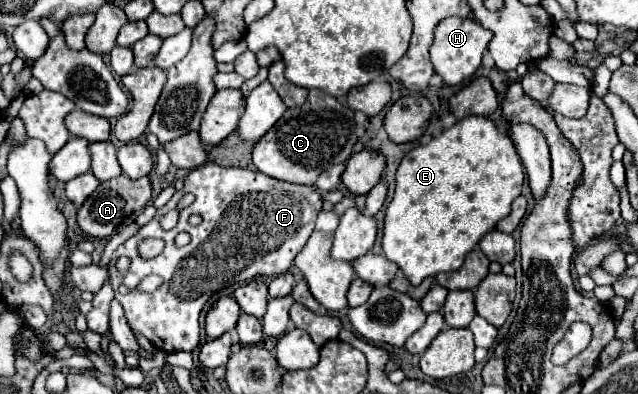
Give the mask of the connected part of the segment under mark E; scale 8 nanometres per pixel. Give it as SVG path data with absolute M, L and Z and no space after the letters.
M468 116L424 146L410 150L396 172L394 198L386 208L382 250L384 256L398 264L404 276L416 286L428 276L454 272L462 266L466 254L480 242L484 234L496 228L498 220L510 214L510 204L520 196L524 170L510 136L500 134L492 120L484 116Z

